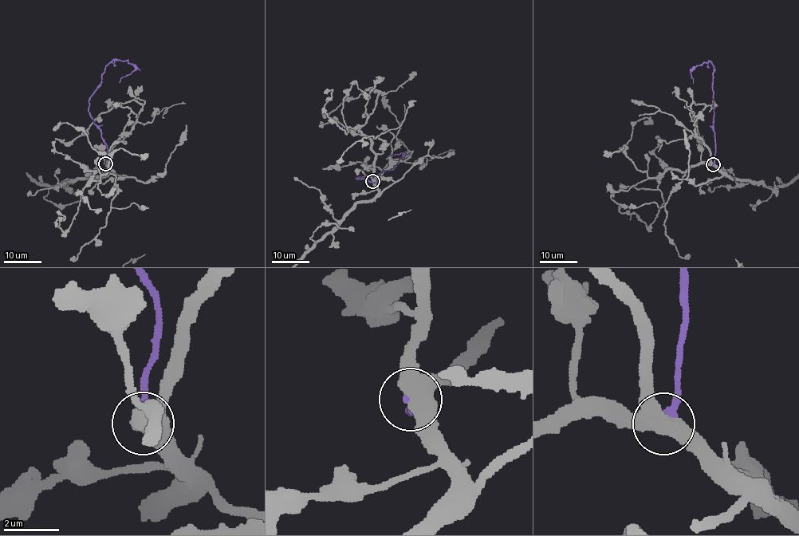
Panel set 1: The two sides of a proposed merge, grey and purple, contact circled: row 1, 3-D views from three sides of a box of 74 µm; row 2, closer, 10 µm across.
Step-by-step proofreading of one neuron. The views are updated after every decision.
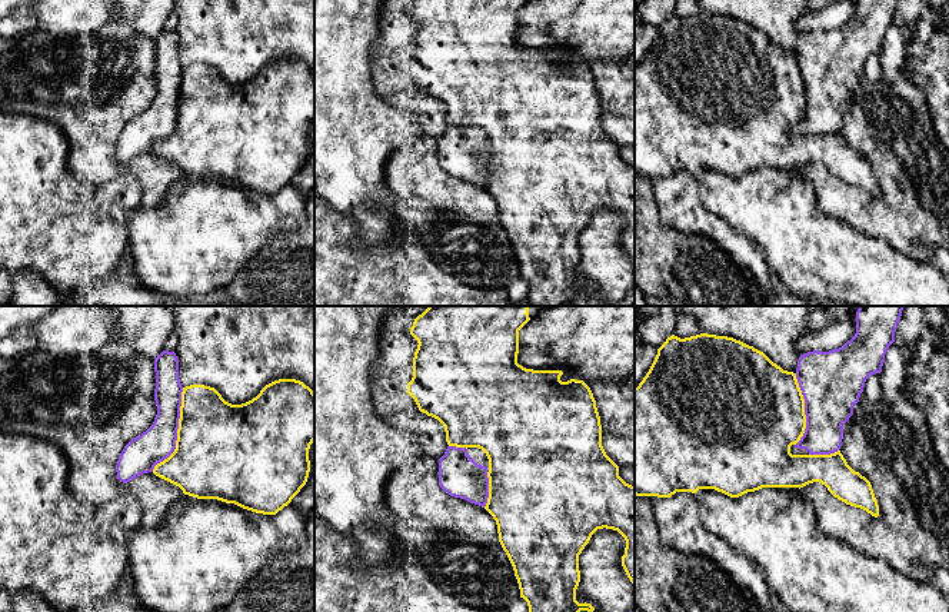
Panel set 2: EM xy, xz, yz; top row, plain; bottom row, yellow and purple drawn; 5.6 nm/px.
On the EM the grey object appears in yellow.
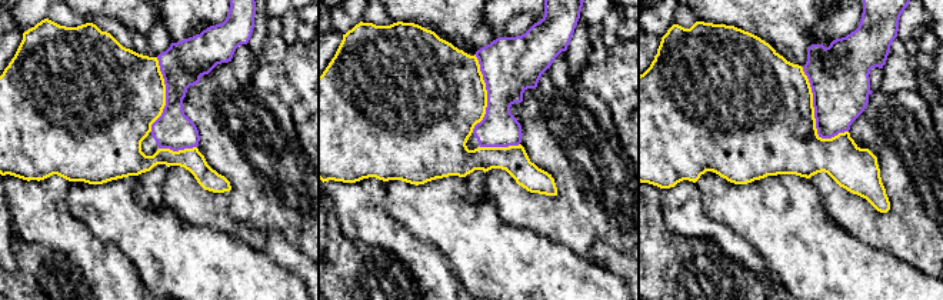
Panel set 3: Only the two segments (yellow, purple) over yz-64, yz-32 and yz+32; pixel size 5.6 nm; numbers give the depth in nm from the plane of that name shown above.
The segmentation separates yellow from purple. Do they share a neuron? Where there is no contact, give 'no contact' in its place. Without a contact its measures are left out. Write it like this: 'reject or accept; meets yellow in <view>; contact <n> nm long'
reject; meets yellow in xy; contact 500 nm long

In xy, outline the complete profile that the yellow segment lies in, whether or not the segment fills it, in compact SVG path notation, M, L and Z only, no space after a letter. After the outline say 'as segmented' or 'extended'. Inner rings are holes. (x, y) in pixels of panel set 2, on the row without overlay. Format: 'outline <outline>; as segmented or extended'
outline M274 60L242 84L226 82L214 67L190 64L182 71L176 129L154 146L153 153L179 166L184 174L234 183L256 193L276 194L306 164L310 152L309 129L313 122L314 71L300 60Z; as segmented

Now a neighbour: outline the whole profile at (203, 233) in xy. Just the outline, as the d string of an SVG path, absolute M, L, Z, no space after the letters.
M184 174L170 186L160 206L137 207L127 216L133 282L174 303L224 289L274 236L299 230L306 222L306 199L292 183L276 194L263 194Z

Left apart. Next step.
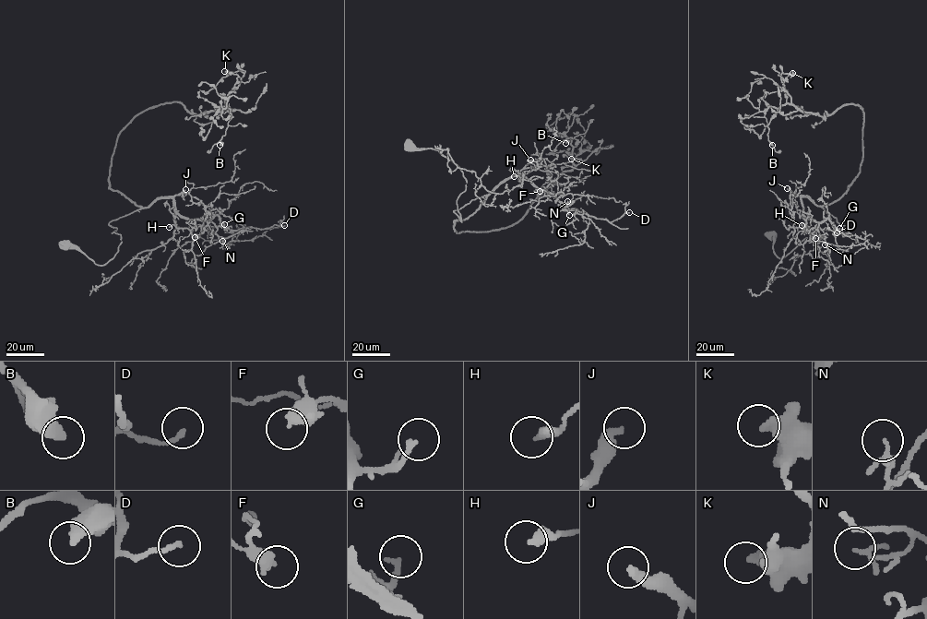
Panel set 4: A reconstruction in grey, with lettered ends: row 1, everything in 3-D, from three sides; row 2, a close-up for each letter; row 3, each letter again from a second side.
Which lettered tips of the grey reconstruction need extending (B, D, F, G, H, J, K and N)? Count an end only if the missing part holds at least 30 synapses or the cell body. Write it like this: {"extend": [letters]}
{"extend": ["J"]}

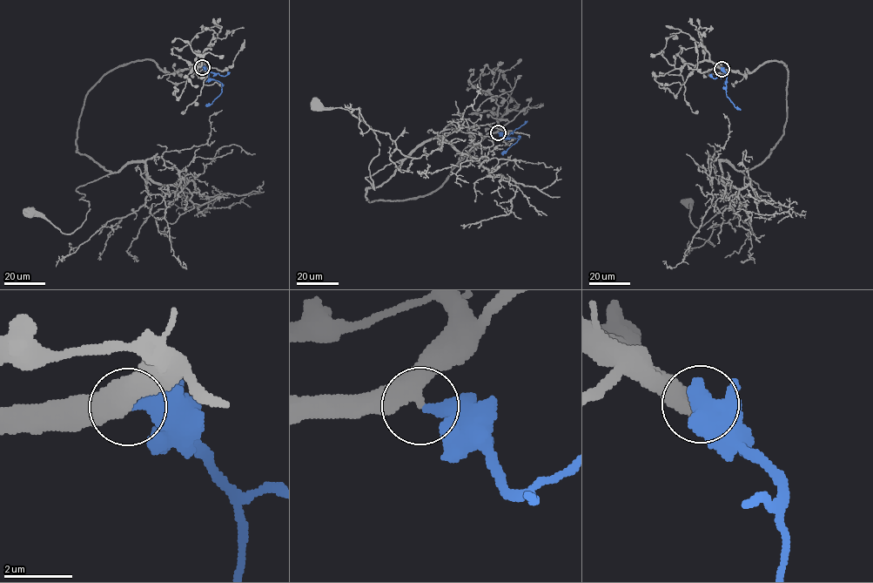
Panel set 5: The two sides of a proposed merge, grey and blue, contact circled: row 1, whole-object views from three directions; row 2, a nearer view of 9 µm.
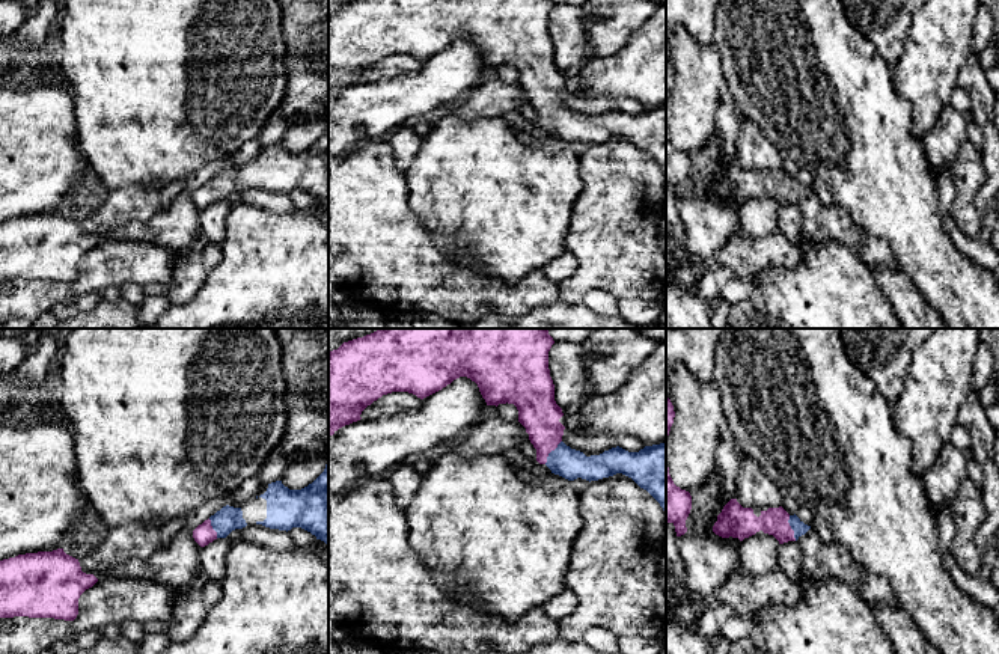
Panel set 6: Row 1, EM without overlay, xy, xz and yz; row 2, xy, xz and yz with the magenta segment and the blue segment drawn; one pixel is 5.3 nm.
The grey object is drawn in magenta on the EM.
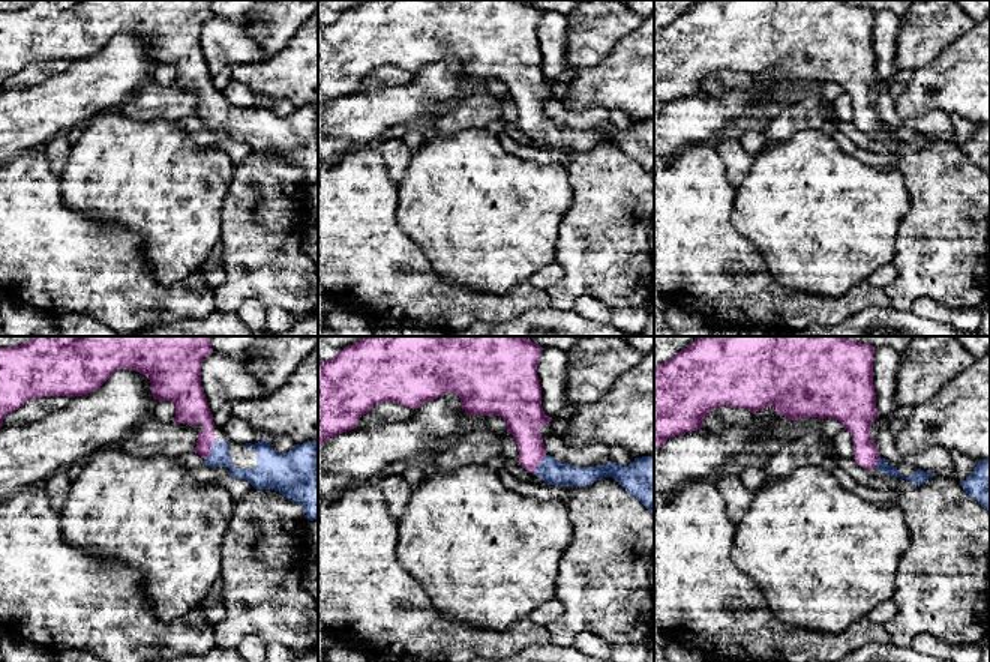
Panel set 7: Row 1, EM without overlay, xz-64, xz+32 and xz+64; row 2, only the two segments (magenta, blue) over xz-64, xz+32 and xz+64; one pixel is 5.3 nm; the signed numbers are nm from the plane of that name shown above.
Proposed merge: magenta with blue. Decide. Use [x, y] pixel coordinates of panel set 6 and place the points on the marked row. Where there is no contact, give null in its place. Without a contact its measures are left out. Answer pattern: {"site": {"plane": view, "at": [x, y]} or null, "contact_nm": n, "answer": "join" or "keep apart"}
{"site": {"plane": "yz", "at": [790, 528]}, "contact_nm": 140, "answer": "join"}

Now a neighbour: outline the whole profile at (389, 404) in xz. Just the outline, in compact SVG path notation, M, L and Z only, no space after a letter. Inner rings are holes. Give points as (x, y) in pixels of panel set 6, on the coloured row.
M392 392L387 395L383 395L377 401L374 401L371 405L368 405L360 417L365 420L378 419L381 416L392 416L402 410L411 410L419 407L422 402L420 398L417 398L413 393L408 392Z

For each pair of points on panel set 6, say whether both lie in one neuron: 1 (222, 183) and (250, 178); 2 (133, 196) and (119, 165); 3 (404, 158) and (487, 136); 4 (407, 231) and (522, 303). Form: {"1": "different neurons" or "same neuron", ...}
{"1": "same neuron", "2": "different neurons", "3": "different neurons", "4": "same neuron"}

